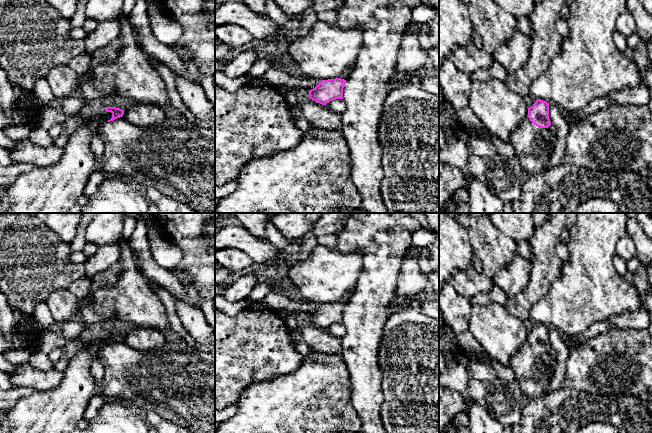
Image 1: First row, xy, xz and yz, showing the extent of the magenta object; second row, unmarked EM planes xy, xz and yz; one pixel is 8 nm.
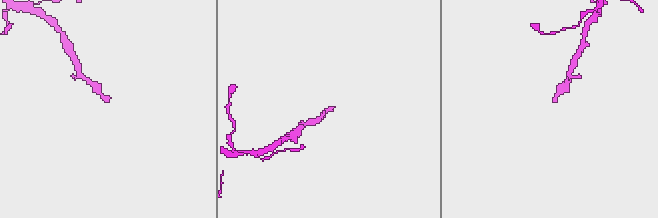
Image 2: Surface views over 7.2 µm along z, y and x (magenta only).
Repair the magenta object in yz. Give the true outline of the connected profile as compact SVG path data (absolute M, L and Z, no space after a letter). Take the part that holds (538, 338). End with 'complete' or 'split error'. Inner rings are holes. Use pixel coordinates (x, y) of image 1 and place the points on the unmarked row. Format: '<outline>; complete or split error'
M537 323L536 326L528 332L527 341L512 356L511 369L526 400L545 395L549 388L557 362L556 357L548 353L550 349L549 327Z; split error

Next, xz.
M347 293L339 302L321 304L315 312L309 314L309 322L322 329L343 323L343 312L352 294Z; split error

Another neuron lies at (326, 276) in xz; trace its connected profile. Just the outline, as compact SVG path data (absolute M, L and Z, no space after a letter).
M317 245L308 258L292 263L287 275L299 296L328 304L355 291L362 265L359 251L344 253Z

